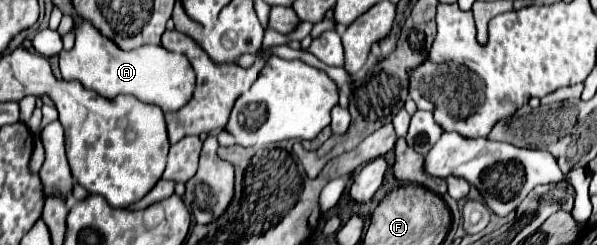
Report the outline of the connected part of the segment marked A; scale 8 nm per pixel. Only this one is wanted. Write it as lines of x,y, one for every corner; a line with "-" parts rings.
84,20
76,24
74,48
70,52
60,52
60,72
64,80
76,80
84,88
90,88
104,98
130,94
142,102
160,106
164,112
182,108
190,100
196,82
196,74
186,56
172,54
162,46
140,46
124,52

